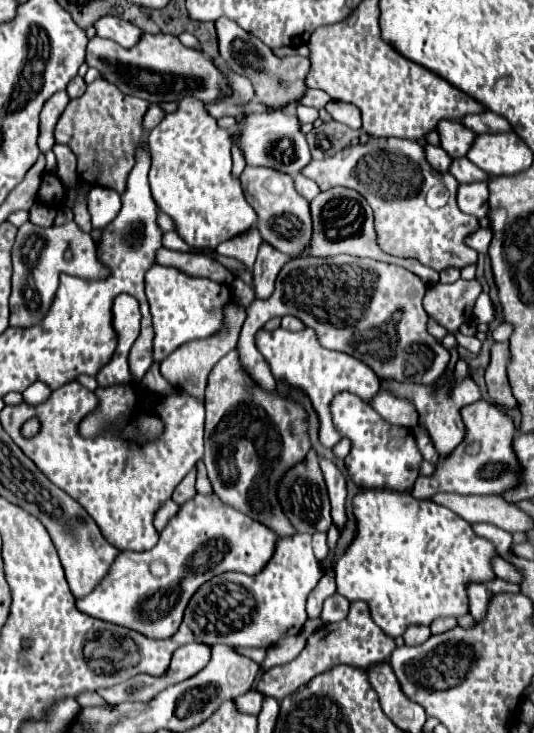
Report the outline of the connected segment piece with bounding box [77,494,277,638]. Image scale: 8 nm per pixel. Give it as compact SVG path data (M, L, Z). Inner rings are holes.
M197 494L197 498L181 506L159 536L157 546L149 552L121 552L101 586L97 586L93 594L77 600L77 608L93 618L125 626L149 638L169 638L177 632L191 596L205 582L223 572L243 572L251 576L261 572L273 556L277 542L277 534L261 522L223 504L217 496L203 494ZM151 560L163 560L167 574L151 574Z

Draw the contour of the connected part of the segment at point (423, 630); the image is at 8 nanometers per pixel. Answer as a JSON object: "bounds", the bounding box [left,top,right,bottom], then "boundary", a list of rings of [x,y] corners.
{"bounds":[403,626,431,646],"boundary":[[[411,626],[411,628],[403,634],[407,646],[419,646],[419,644],[423,644],[429,636],[431,636],[429,626]]]}

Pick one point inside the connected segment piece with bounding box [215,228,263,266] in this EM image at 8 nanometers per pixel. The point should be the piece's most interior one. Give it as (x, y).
(244, 247)

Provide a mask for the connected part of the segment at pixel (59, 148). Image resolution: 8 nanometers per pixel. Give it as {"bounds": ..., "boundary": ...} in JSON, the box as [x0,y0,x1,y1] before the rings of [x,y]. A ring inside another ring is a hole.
{"bounds":[53,144,79,189],"boundary":[[[55,144],[53,152],[57,156],[57,174],[60,180],[68,189],[73,188],[79,180],[77,158],[73,150],[69,150],[69,146],[65,144]]]}

